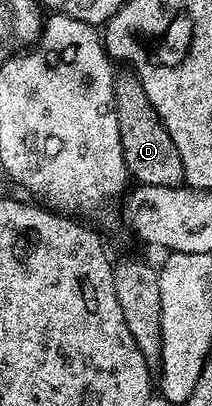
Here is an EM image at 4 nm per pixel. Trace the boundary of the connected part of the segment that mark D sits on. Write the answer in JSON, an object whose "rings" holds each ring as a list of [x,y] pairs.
{"rings":[[[131,71],[117,76],[116,114],[118,115],[118,131],[122,135],[124,158],[128,168],[128,176],[133,182],[154,187],[174,187],[185,184],[182,155],[178,155],[178,147],[174,147],[174,139],[170,139],[170,131],[162,123],[162,119],[154,111],[146,91],[142,91],[140,80]]]}

